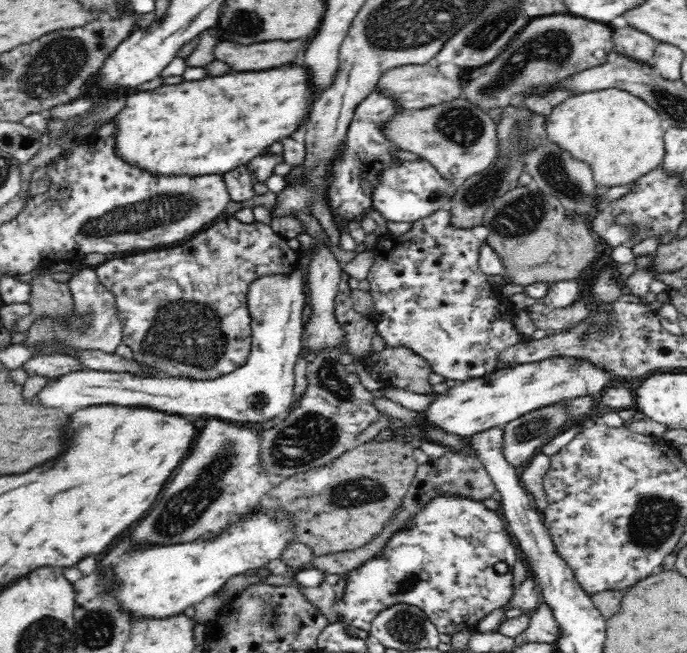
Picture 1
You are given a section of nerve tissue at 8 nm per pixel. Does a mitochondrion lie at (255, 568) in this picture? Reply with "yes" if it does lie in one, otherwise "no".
no

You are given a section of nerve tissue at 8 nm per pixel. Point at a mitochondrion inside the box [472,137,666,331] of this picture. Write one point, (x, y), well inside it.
(521, 215)

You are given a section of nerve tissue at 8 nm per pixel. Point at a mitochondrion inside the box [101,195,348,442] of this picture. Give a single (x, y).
(188, 332)

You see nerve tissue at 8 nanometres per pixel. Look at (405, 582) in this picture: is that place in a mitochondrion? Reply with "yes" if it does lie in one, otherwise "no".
yes

